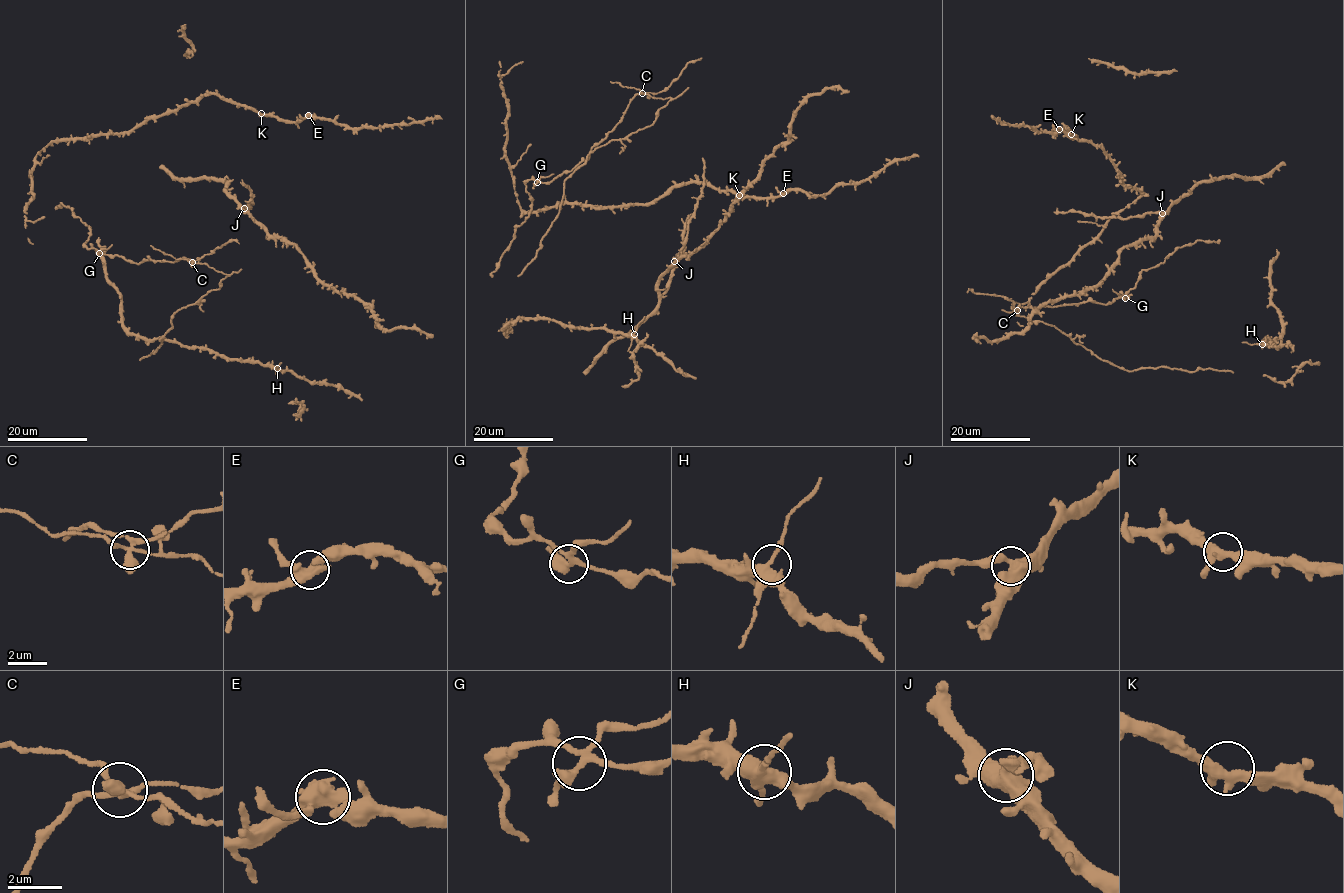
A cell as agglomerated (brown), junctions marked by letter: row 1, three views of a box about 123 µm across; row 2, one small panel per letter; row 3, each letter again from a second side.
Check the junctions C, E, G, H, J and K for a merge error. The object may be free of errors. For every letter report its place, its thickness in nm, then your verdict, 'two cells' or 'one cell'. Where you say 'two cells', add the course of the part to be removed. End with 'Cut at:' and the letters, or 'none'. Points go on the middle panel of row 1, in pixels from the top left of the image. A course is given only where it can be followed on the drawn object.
C: (642, 93) | 300 nm | two cells | (642, 93), (671, 99), (650, 125), (599, 146), (564, 181), (556, 219), (541, 239), (536, 255), (517, 275)
E: (783, 193) | 460 nm | one cell
G: (537, 182) | 300 nm | one cell
H: (634, 334) | 360 nm | one cell
J: (674, 261) | 440 nm | one cell
K: (739, 195) | 380 nm | one cell
Cut at: C

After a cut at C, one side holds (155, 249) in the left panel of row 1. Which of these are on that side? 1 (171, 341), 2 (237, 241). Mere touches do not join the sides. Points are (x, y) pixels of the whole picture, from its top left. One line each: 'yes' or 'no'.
1: no
2: no

